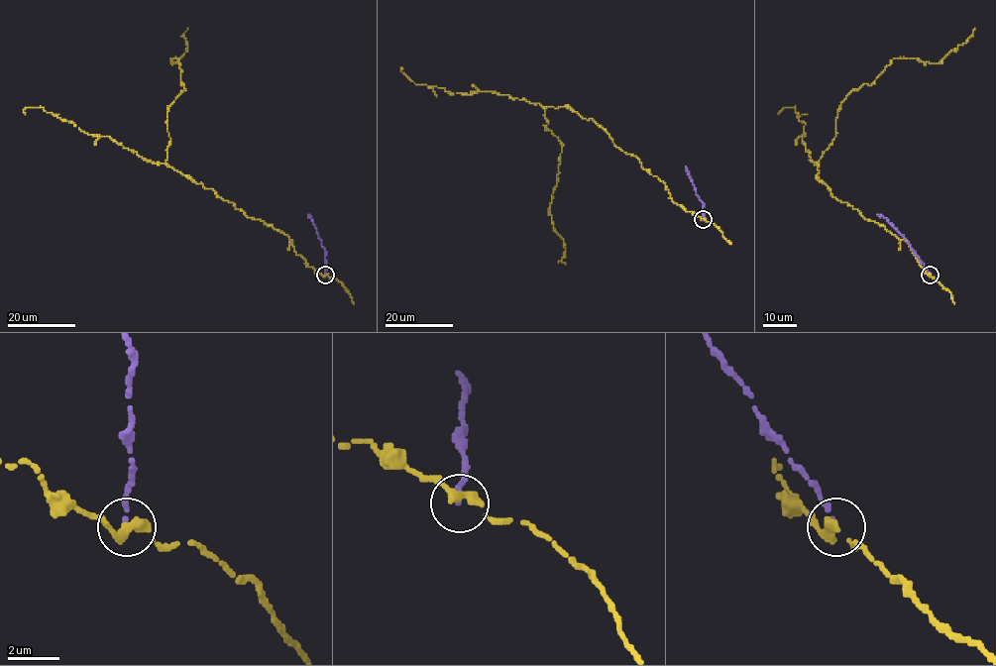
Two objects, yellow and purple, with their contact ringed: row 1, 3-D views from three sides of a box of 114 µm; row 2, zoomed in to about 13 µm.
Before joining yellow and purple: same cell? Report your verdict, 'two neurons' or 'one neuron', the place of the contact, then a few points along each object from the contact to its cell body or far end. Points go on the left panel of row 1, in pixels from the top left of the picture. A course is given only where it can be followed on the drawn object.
two neurons; at (325, 275); yellow runs (325, 275), (286, 234), (166, 162), (167, 109), (184, 86), (171, 58), (186, 51), (187, 28); purple runs (325, 275), (325, 249), (307, 214)

